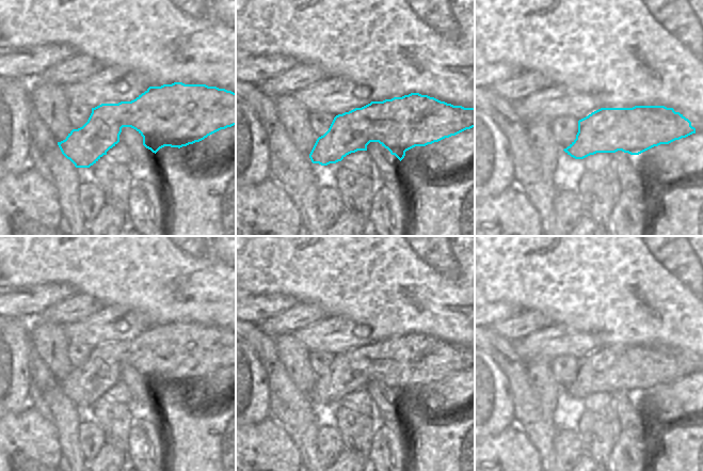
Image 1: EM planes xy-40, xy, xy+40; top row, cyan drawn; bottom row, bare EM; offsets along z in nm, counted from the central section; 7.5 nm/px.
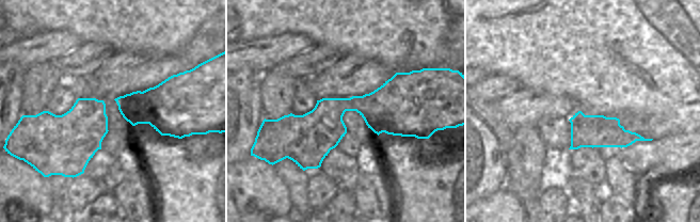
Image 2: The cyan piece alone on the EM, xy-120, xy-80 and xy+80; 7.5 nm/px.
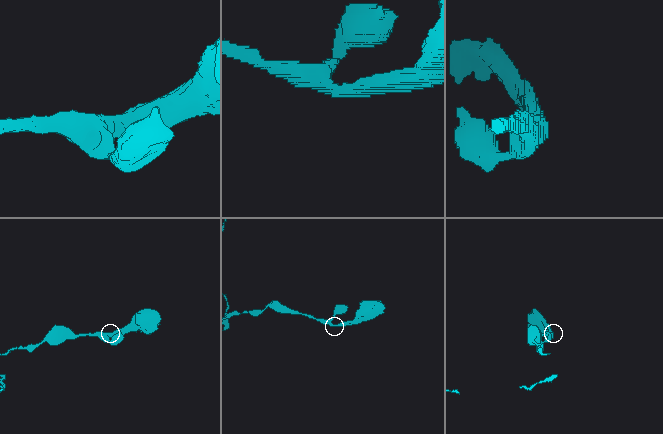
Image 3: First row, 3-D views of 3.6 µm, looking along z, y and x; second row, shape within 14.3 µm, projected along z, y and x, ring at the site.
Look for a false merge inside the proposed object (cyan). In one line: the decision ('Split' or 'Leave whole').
Leave whole

